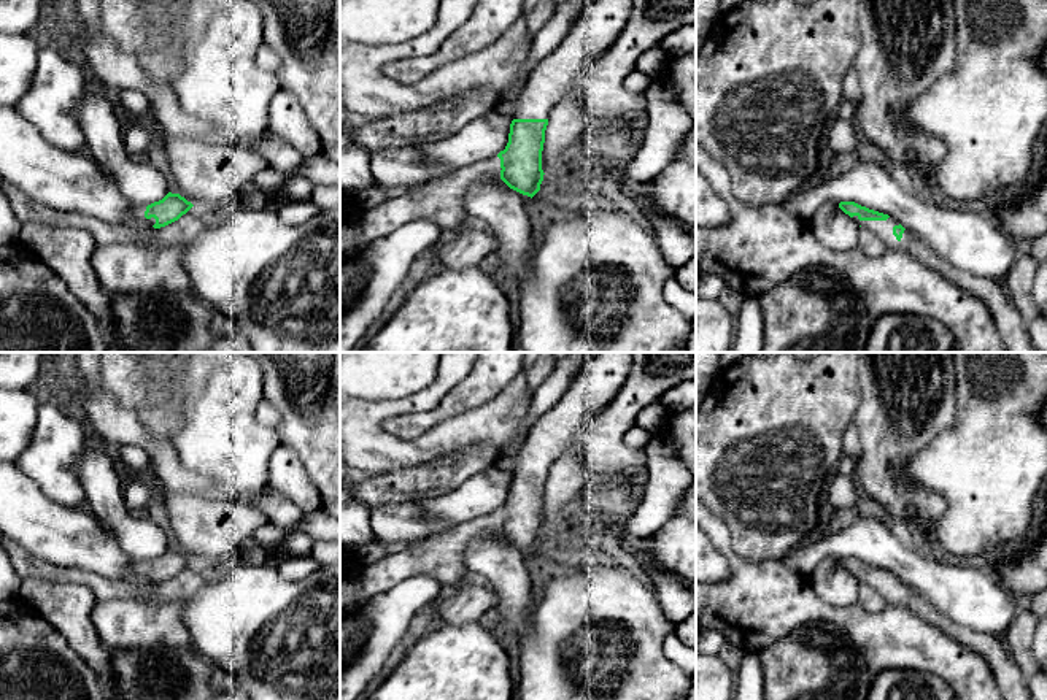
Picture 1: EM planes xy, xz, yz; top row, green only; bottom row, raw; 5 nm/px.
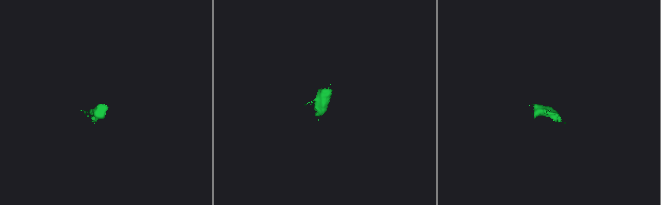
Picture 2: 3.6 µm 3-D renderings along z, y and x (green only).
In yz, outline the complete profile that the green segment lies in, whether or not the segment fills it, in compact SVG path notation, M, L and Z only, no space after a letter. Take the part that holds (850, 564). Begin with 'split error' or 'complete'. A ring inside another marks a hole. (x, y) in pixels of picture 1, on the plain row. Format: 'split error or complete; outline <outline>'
split error; outline M840 557L839 563L860 583L872 586L888 605L912 610L918 617L941 629L952 640L980 654L995 675L1003 700L1033 700L1028 679L1010 657L1003 638L974 632L952 622L888 570L869 565L855 557Z

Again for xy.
split error; outline M168 548L162 556L148 562L135 562L133 571L153 581L154 584L165 583L178 576L194 560L180 549Z

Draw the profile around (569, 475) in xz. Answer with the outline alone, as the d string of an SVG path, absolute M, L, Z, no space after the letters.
M566 452L550 468L548 481L545 486L545 498L542 506L542 525L550 529L558 519L567 516L575 497L593 483L599 483L602 475L588 471L583 454Z

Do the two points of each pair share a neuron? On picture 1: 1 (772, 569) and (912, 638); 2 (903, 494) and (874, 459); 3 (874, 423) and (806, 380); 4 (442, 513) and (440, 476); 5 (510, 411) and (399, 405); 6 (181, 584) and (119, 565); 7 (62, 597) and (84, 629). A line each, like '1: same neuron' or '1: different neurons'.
1: same neuron
2: same neuron
3: different neurons
4: different neurons
5: same neuron
6: different neurons
7: same neuron

